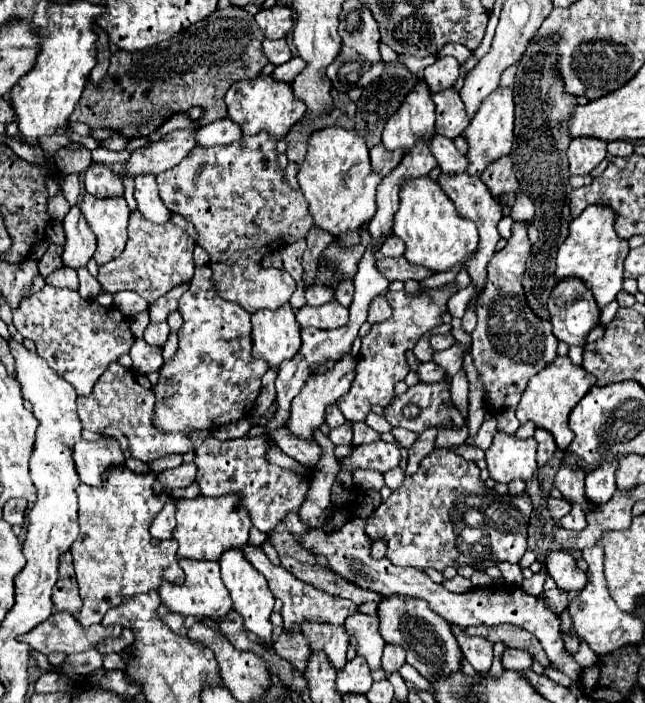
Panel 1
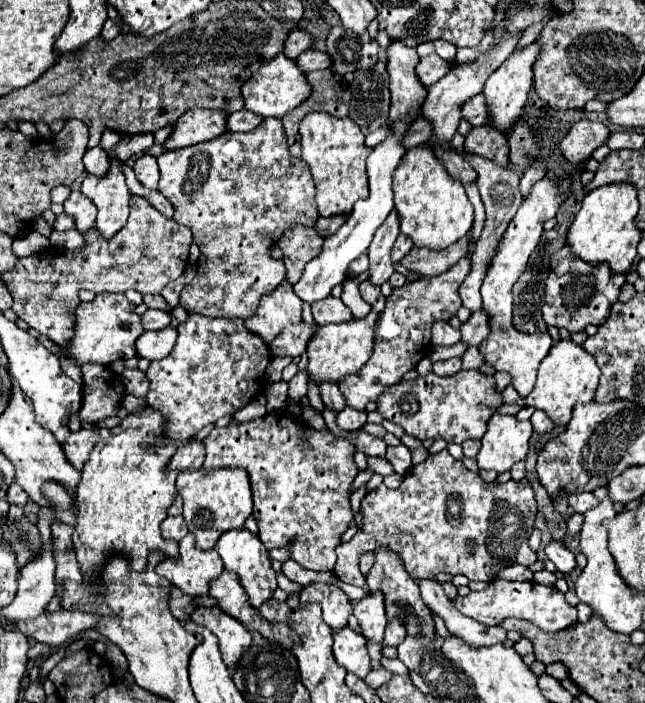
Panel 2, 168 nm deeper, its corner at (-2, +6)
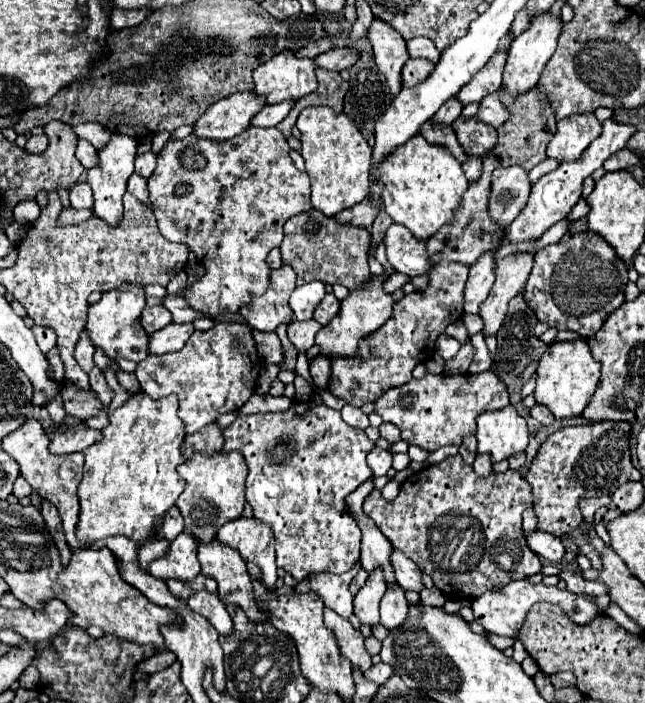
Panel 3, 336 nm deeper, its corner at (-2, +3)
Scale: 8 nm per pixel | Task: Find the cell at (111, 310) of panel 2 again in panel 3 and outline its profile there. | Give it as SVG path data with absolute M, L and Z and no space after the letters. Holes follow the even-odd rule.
M124 282L118 288L104 292L102 298L90 306L88 310L88 324L86 330L90 334L90 340L94 346L102 348L104 354L108 358L118 358L124 356L128 360L140 362L144 360L150 352L148 352L148 340L150 336L146 334L146 330L140 326L140 312L146 306L146 294L144 294L144 286L142 284L132 284L132 282Z

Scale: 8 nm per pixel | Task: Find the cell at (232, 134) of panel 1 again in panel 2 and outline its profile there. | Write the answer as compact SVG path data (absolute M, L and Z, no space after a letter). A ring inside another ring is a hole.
M246 109L230 113L226 119L226 131L230 133L238 133L238 131L252 131L258 123L262 121L262 117L254 117L254 113L246 113Z

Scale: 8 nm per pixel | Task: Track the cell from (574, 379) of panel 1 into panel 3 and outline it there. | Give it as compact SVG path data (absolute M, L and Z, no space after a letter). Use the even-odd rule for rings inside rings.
M576 338L570 342L558 342L548 346L538 362L538 382L536 382L536 402L550 408L556 420L580 416L582 408L590 402L590 396L600 380L600 362L594 360L588 340Z

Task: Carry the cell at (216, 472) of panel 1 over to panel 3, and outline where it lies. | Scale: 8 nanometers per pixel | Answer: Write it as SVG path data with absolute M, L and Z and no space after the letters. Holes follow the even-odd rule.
M294 400L292 406L284 412L274 412L274 414L238 414L238 418L228 426L224 428L224 448L234 448L234 450L240 450L246 458L246 464L248 464L248 478L246 478L246 500L248 504L252 506L254 510L254 516L266 524L272 526L272 532L276 536L276 564L280 568L284 568L288 574L294 576L296 582L304 580L310 572L332 572L332 574L344 574L348 572L360 558L360 528L356 524L356 520L346 512L346 504L344 504L344 498L354 492L362 482L366 482L368 478L372 478L372 472L370 472L370 466L366 464L366 456L368 452L374 448L374 442L368 440L368 436L364 434L364 430L360 428L350 428L338 410L334 408L328 408L326 404L314 404L312 400L306 400L306 402L300 402L300 400Z

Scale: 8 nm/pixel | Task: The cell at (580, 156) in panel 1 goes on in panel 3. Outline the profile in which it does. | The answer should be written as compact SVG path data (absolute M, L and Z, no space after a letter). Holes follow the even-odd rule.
M574 114L558 122L558 130L550 140L546 152L558 162L578 160L588 144L602 132L594 114Z

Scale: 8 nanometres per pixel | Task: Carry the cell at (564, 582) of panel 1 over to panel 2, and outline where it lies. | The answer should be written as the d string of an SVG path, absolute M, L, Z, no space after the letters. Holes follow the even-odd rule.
M550 541L546 545L546 555L556 565L556 569L560 573L564 573L564 575L568 575L568 573L572 573L576 569L574 553L566 545L562 545L560 541Z

